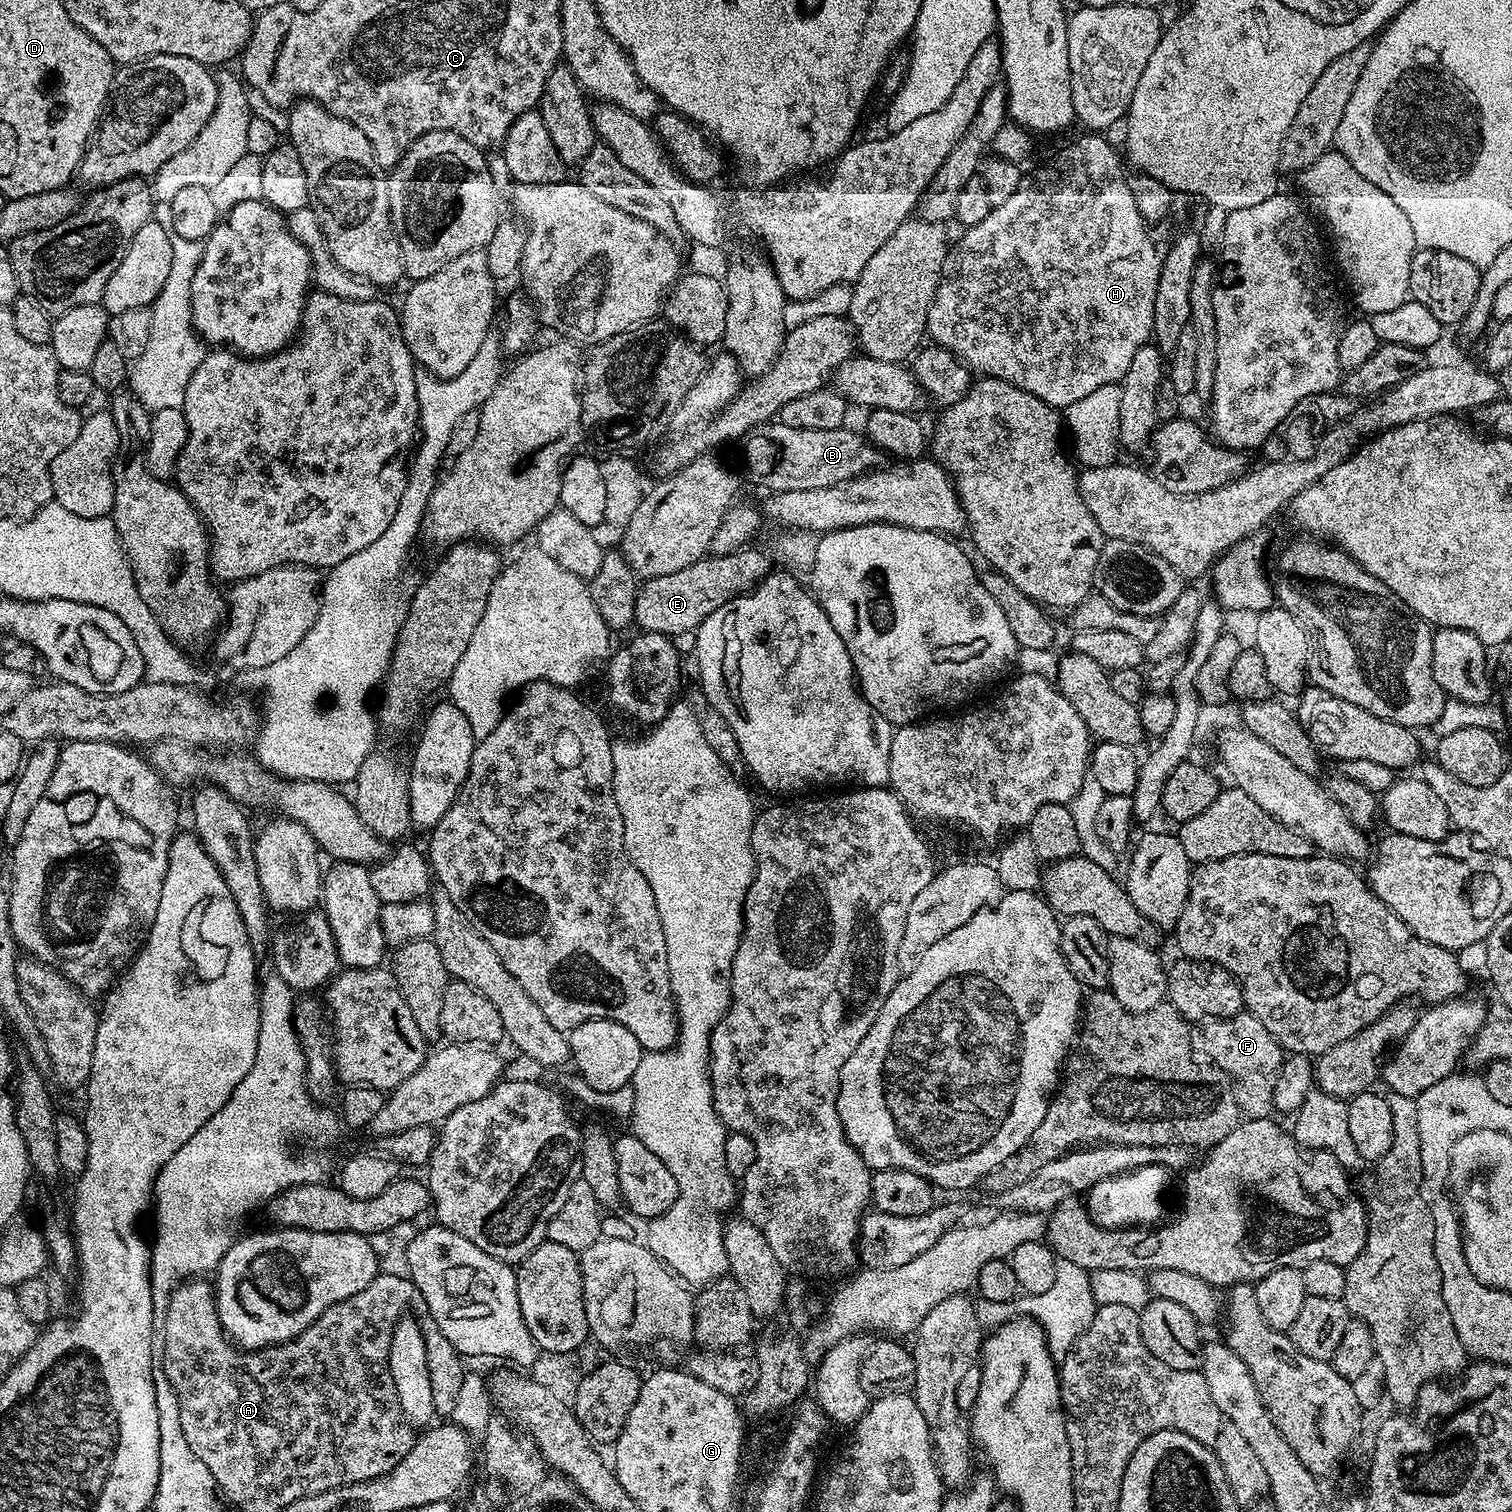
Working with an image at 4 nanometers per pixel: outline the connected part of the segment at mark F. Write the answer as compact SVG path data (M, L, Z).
M1245 1010L1225 1020L1201 1020L1192 1028L1192 1047L1232 1079L1236 1101L1245 1117L1264 1118L1273 1111L1276 1076L1286 1053L1258 1018Z

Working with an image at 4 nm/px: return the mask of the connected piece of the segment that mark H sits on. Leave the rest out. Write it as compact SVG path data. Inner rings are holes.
M1084 135L1088 136L1066 145L1057 156L1050 157L1041 168L1034 169L1029 176L1028 173L1021 175L1018 190L1014 190L1010 198L993 206L990 214L986 214L986 218L982 218L978 226L970 226L961 231L960 241L957 244L955 241L946 254L940 285L936 288L928 311L926 329L930 340L932 336L933 345L949 348L973 373L981 377L992 376L995 380L1005 380L1024 392L1042 398L1042 402L1057 410L1066 410L1074 402L1078 402L1078 398L1094 394L1098 386L1119 384L1124 379L1134 354L1138 354L1138 350L1152 340L1154 294L1158 294L1158 274L1162 259L1161 249L1156 249L1156 244L1148 233L1149 225L1142 218L1142 214L1138 214L1138 206L1134 206L1134 194L1130 194L1128 176L1120 169L1121 153L1116 153L1100 137L1103 135Z

